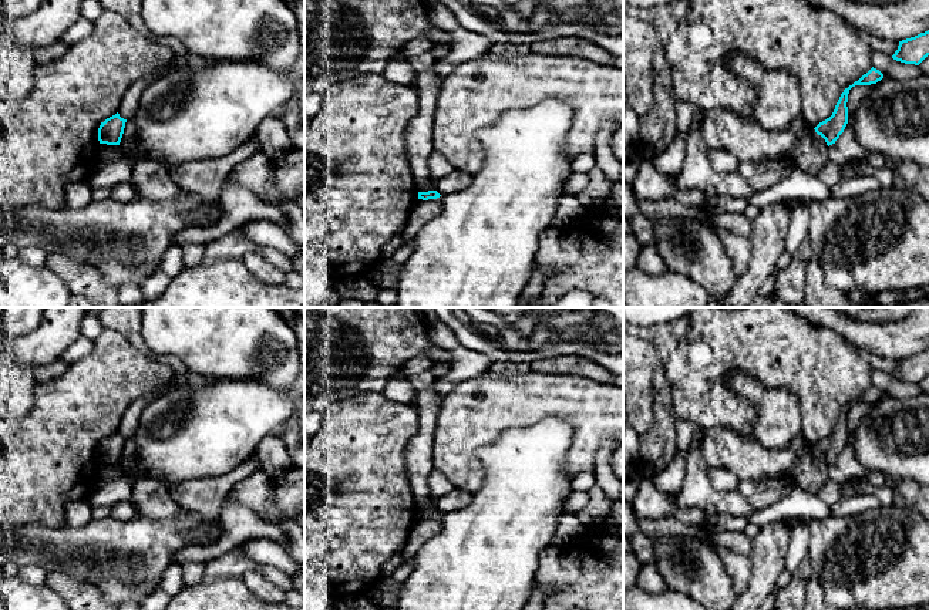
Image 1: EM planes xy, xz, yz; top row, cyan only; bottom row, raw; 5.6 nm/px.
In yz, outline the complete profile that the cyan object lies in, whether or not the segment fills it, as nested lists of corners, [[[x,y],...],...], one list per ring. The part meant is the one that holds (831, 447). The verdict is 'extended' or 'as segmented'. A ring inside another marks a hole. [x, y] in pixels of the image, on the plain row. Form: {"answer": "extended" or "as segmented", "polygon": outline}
{"answer": "as segmented", "polygon": [[[872,385],[858,400],[855,400],[852,404],[849,404],[848,407],[844,408],[844,411],[841,412],[841,415],[839,415],[839,418],[835,424],[835,428],[834,428],[832,434],[829,437],[827,437],[825,439],[819,441],[814,446],[815,451],[825,458],[828,465],[835,462],[835,459],[839,456],[839,454],[844,451],[844,448],[848,442],[846,421],[848,421],[849,408],[855,404],[876,402],[882,397],[883,397],[883,392],[879,388]]]}

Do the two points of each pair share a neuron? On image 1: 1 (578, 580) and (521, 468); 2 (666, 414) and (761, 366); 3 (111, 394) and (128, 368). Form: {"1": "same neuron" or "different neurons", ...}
{"1": "different neurons", "2": "different neurons", "3": "same neuron"}

